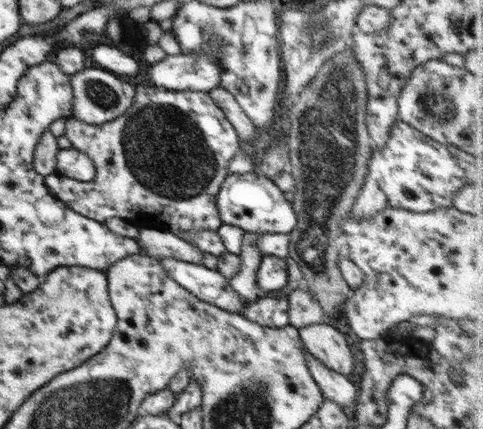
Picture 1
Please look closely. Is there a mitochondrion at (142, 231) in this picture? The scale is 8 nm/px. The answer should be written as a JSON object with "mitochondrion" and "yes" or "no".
{"mitochondrion":"no"}

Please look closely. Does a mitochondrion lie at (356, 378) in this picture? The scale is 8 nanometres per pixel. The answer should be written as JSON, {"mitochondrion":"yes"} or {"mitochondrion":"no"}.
{"mitochondrion":"no"}

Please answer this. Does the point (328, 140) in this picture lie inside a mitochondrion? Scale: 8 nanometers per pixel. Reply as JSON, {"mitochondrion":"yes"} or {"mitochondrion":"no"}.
{"mitochondrion":"yes"}

